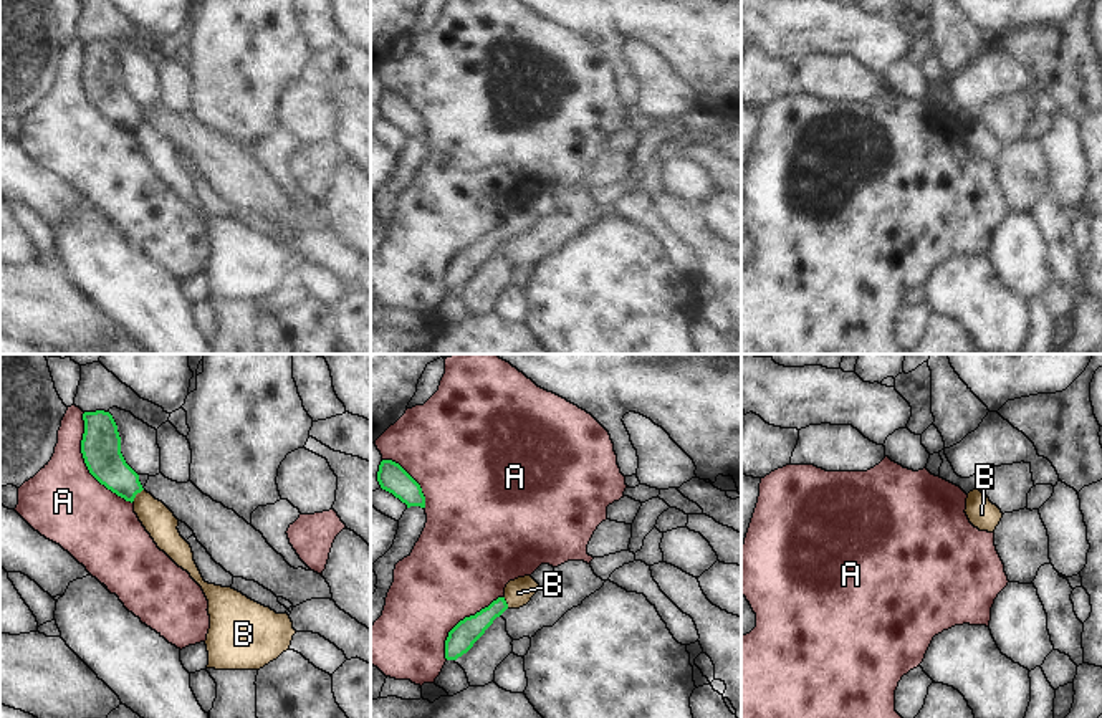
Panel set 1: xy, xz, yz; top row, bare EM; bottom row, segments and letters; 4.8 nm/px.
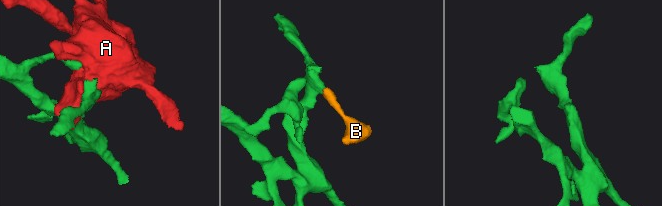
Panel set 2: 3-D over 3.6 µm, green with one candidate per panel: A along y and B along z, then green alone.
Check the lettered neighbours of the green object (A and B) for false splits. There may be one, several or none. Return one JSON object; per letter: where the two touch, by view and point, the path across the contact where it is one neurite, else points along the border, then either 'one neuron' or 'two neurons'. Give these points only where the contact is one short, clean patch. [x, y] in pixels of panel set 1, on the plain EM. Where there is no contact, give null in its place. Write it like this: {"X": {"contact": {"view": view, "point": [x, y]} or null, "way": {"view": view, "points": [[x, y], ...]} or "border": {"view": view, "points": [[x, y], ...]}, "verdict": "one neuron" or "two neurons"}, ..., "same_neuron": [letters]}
{"A": {"contact": {"view": "xy", "point": [85, 91]}, "verdict": "two neurons"}, "B": {"contact": {"view": "xy", "point": [136, 123]}, "way": {"view": "xy", "points": [[103, 86], [136, 123], [159, 151]]}, "verdict": "one neuron"}, "same_neuron": ["B"]}

